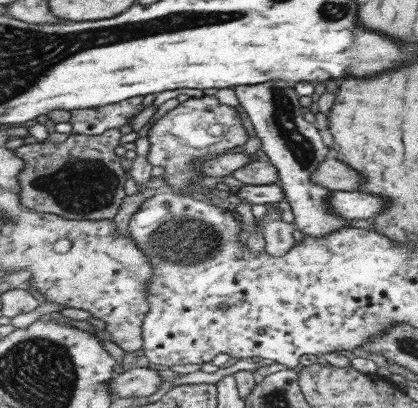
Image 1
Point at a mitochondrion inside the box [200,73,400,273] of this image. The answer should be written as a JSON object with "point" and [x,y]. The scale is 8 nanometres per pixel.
{"point":[303,151]}

